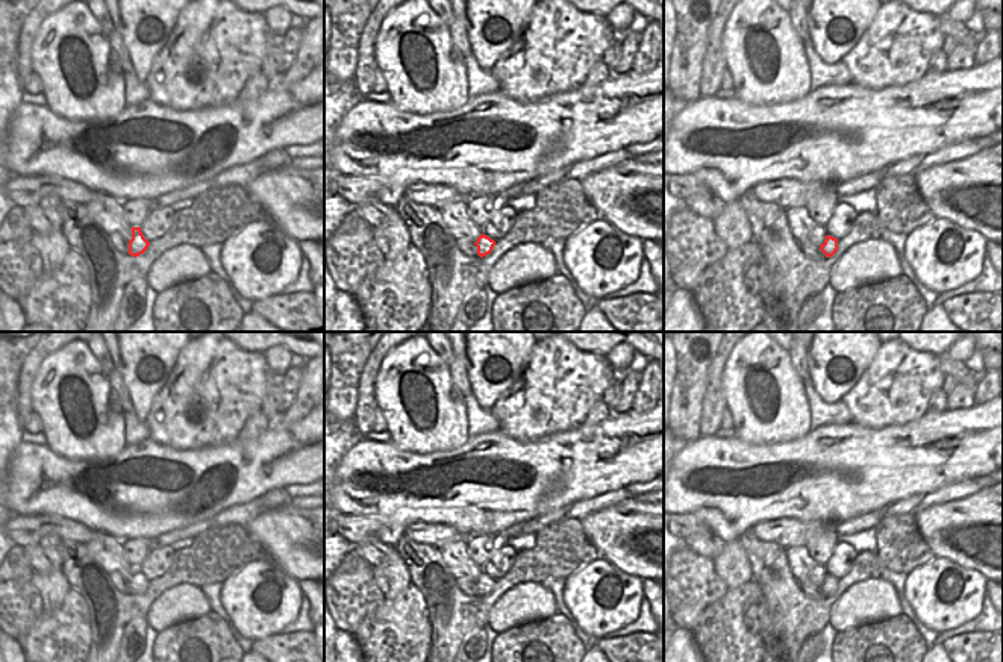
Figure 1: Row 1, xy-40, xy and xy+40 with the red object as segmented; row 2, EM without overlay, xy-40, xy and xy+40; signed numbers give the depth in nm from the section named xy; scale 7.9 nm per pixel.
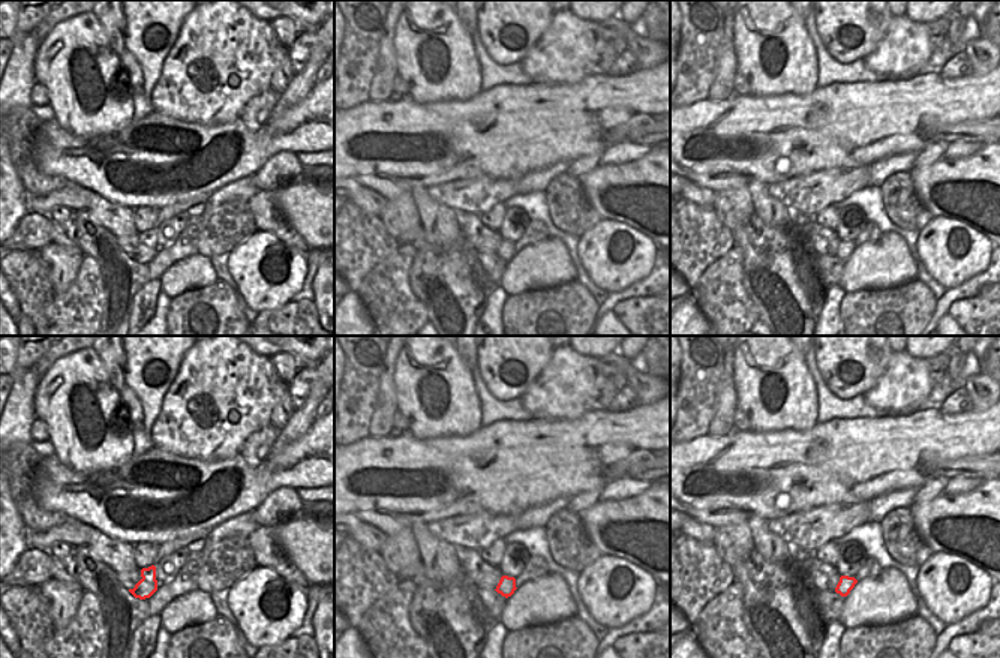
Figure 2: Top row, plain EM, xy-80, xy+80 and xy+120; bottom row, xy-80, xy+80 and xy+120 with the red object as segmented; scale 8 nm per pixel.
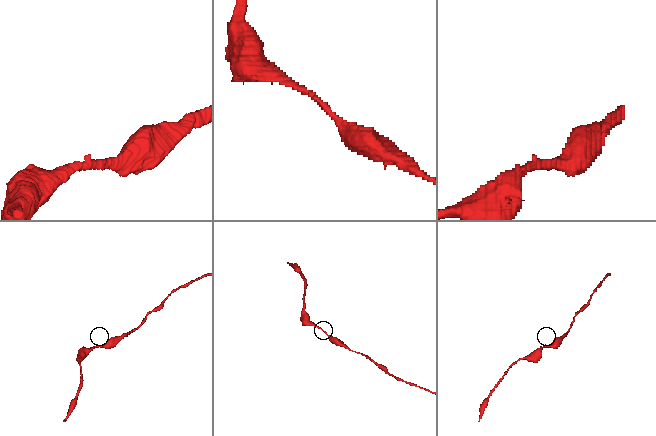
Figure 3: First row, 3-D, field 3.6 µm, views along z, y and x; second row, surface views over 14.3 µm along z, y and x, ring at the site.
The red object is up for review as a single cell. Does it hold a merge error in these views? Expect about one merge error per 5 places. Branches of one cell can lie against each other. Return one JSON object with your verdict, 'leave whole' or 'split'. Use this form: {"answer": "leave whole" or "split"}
{"answer": "leave whole"}

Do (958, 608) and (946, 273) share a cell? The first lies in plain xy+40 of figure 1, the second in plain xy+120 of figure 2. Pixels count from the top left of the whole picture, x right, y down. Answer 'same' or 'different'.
same

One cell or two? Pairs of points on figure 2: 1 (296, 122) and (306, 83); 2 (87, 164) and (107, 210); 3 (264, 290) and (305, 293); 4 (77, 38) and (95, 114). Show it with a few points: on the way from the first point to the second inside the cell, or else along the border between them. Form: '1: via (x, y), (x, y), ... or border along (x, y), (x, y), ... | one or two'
1: border along (318, 83), (297, 104), (276, 117), (272, 116) | two
2: border along (102, 197), (125, 204), (132, 210) | two
3: border along (306, 258), (306, 278), (302, 288), (290, 300) | two
4: via (68, 59), (69, 81), (77, 101) | one

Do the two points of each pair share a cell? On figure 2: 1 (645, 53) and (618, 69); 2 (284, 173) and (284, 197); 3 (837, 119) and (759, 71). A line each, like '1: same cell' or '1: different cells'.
1: different cells
2: different cells
3: different cells

